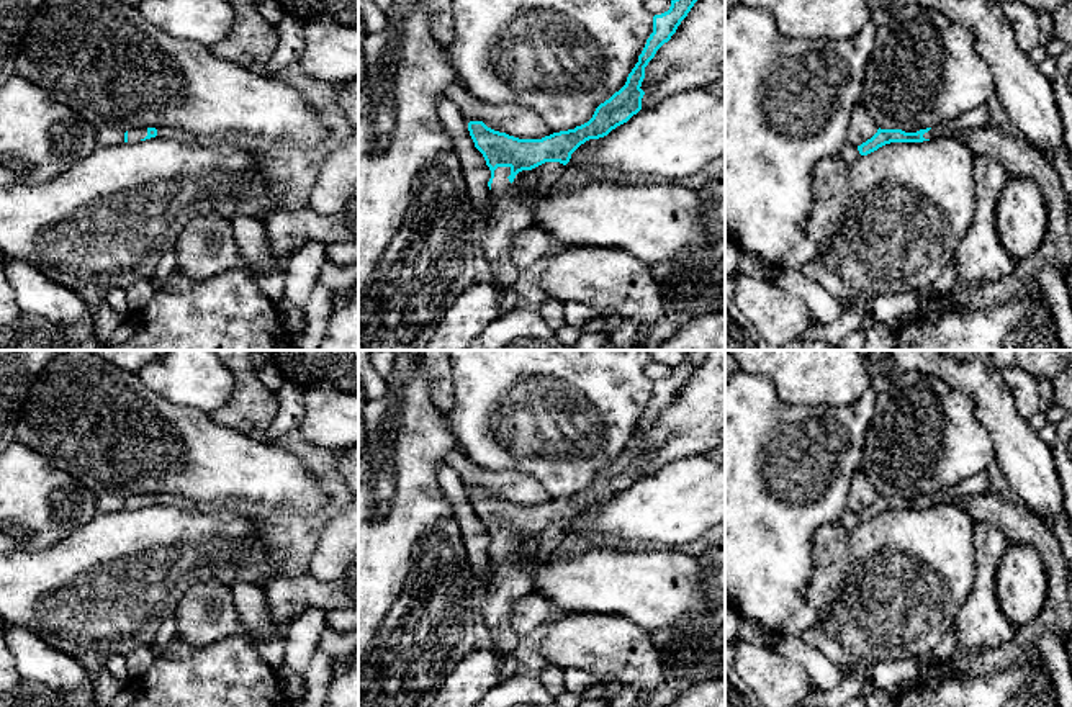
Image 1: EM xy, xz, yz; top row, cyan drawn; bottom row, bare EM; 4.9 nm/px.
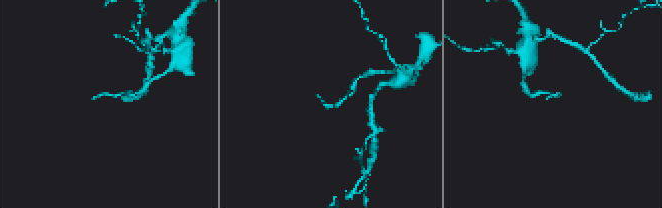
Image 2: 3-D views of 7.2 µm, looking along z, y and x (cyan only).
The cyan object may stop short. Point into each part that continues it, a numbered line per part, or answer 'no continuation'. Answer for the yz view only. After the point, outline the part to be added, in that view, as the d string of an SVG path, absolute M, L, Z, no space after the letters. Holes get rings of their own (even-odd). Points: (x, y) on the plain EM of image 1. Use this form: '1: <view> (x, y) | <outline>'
1: yz (936, 498) | M939 491L933 493L928 499L923 501L925 506L935 504L951 504Z

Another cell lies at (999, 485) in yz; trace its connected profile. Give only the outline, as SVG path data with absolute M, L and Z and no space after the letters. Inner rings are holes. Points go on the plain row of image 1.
M995 462L987 468L987 473L990 493L997 494L1000 499L1010 504L1021 502L1018 493L1010 486L1007 476Z

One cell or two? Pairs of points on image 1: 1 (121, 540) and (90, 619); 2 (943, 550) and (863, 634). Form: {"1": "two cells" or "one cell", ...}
{"1": "one cell", "2": "one cell"}

